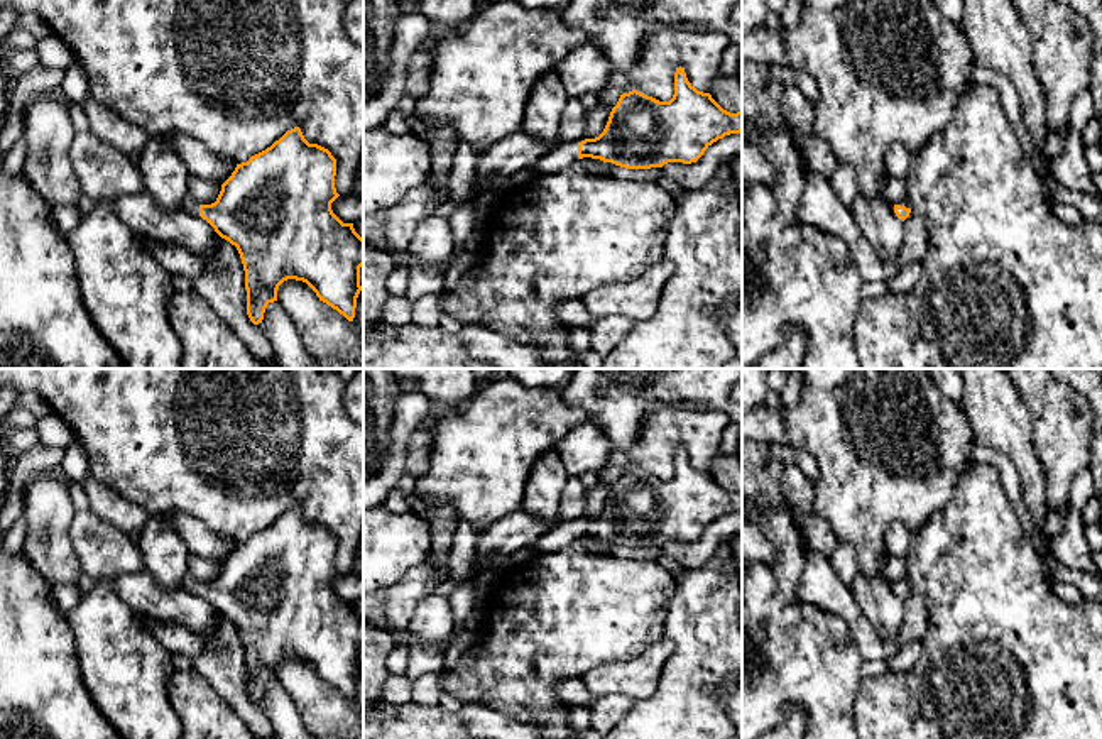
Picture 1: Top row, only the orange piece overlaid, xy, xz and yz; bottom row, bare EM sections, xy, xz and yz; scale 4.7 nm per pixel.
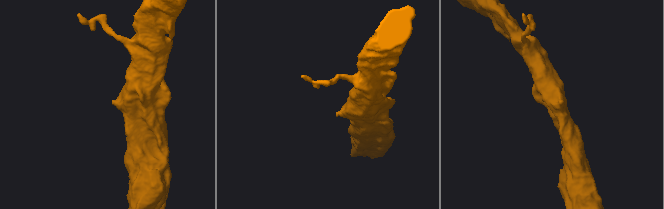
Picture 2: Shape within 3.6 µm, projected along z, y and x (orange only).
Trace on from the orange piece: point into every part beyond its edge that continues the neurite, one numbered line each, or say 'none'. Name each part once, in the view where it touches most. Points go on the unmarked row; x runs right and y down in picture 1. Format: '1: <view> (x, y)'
1: xz (560, 536)

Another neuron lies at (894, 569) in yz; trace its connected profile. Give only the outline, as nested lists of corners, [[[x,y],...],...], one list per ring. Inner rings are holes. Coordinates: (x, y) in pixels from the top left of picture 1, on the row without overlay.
[[[887,555],[884,563],[884,578],[892,583],[904,583],[908,580],[908,563],[903,558]]]

